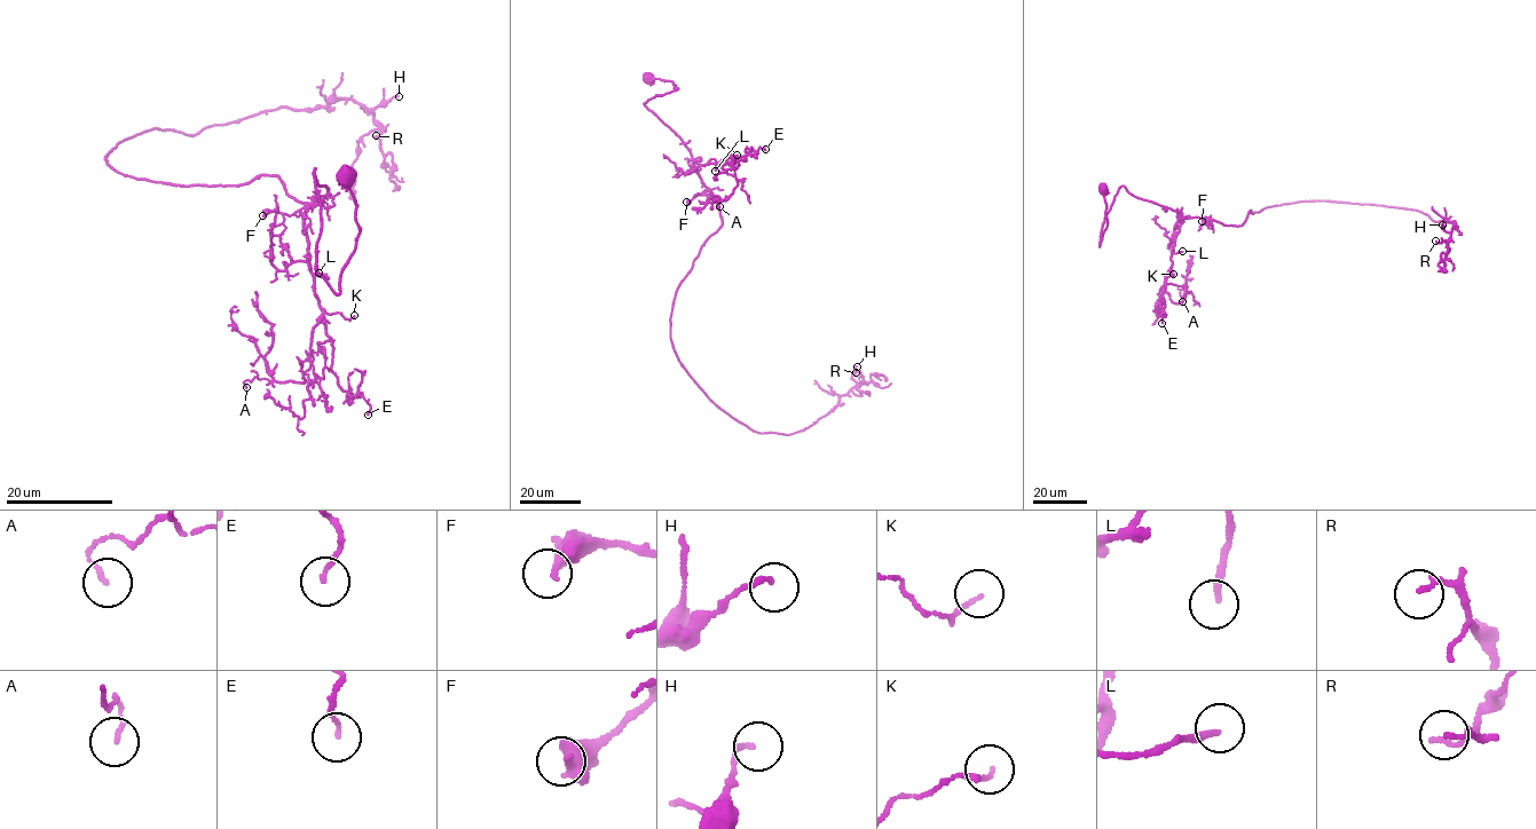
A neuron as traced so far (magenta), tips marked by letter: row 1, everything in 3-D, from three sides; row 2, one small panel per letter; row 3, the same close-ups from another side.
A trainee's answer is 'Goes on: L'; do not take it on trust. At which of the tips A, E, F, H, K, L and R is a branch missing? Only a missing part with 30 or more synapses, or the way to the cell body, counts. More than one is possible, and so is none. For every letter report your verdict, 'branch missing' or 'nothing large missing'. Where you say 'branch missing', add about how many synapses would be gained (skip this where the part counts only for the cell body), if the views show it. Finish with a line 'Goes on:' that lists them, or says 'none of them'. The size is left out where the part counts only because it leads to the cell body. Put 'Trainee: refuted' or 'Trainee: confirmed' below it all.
A: nothing large missing
E: nothing large missing
F: nothing large missing
H: nothing large missing
K: nothing large missing
L: branch missing | 45 syn
R: nothing large missing
Goes on: L
Trainee: confirmed

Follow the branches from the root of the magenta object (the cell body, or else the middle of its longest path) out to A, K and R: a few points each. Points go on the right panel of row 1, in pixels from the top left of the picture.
A: (1103, 188), (1107, 226), (1100, 245), (1102, 223), (1121, 186), (1184, 218), (1162, 289), (1173, 302), (1182, 301)
K: (1103, 188), (1107, 226), (1100, 245), (1102, 223), (1121, 186), (1134, 196), (1184, 218), (1171, 257), (1173, 274)
R: (1103, 188), (1100, 245), (1123, 186), (1227, 226), (1243, 224), (1250, 210), (1321, 200), (1455, 221), (1435, 241)

